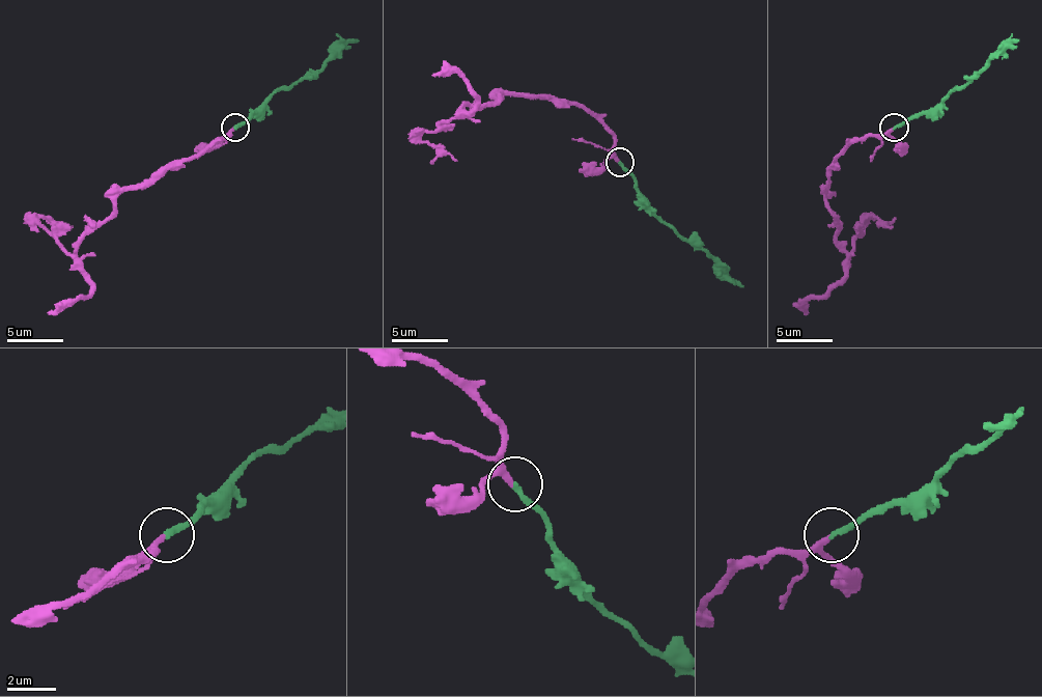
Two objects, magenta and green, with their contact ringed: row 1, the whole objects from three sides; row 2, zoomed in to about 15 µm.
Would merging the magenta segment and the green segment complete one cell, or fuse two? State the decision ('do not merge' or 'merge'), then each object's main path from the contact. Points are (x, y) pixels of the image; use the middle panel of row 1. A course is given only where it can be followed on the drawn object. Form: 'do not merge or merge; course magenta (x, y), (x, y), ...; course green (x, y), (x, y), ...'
merge; course magenta (618, 161), (615, 136), (581, 108), (500, 93), (460, 113), (477, 103), (469, 85), (455, 72), (432, 75); course green (620, 161), (635, 180), (637, 195), (682, 237), (696, 240), (743, 287)

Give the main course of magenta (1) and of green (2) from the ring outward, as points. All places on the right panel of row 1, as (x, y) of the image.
1: (893, 129), (868, 134), (835, 162), (825, 198), (843, 249), (845, 274), (804, 305), (807, 313)
2: (893, 129), (912, 114), (927, 114), (952, 89), (960, 89), (1011, 42), (1019, 42)

